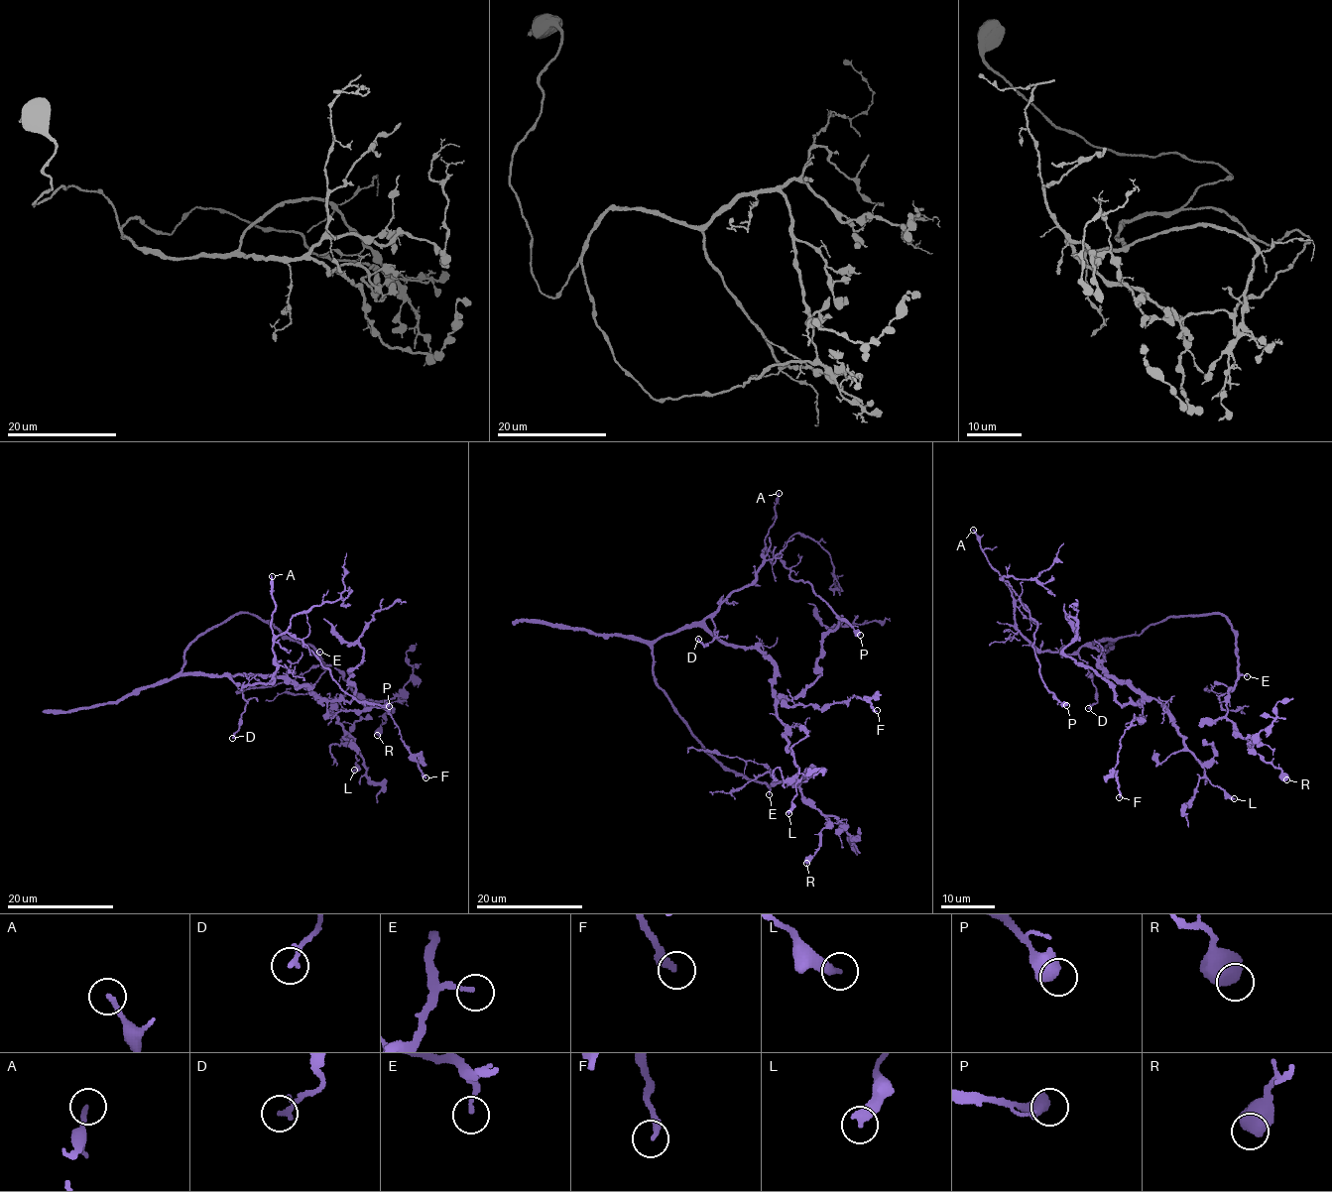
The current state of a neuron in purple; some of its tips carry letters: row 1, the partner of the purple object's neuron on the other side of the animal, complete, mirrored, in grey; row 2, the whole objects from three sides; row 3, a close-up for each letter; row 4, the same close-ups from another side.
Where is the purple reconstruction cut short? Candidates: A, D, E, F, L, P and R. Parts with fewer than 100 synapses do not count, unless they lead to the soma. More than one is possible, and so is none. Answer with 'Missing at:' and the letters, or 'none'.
Missing at: none

